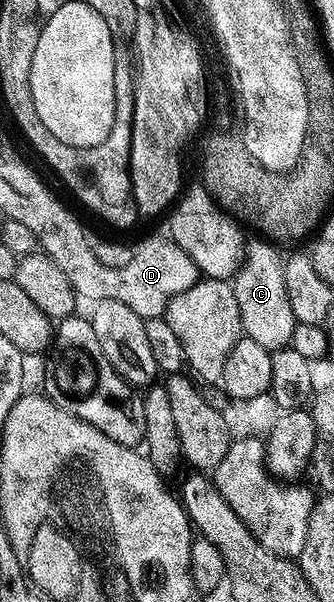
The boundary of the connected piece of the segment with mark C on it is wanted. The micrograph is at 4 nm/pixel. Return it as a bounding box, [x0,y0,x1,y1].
[233,239,297,351]

